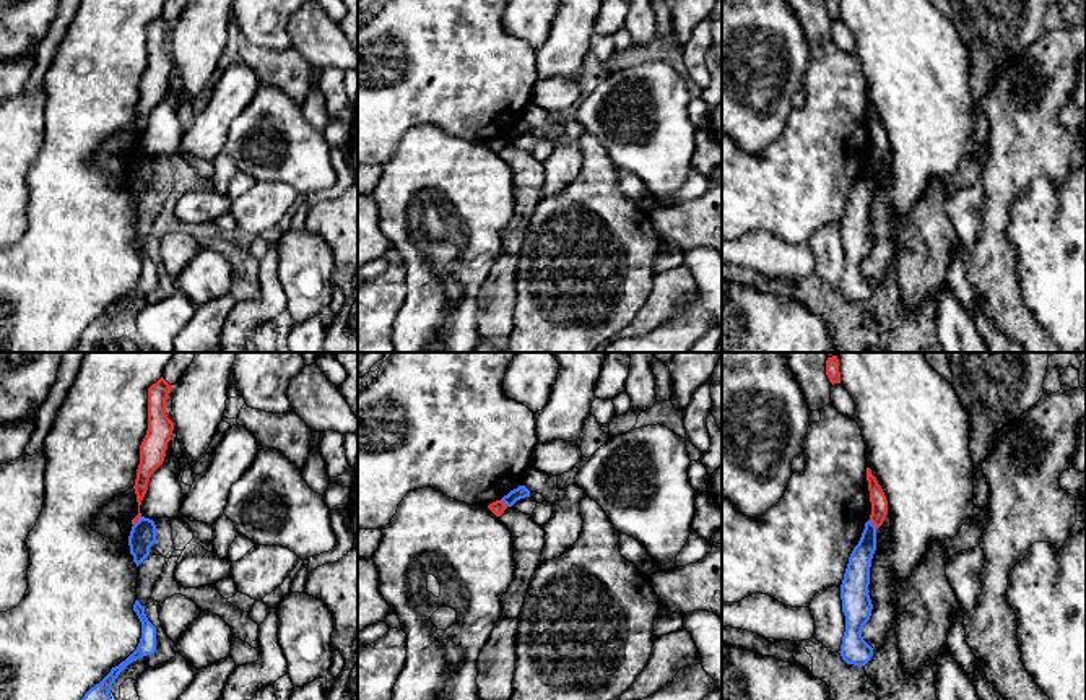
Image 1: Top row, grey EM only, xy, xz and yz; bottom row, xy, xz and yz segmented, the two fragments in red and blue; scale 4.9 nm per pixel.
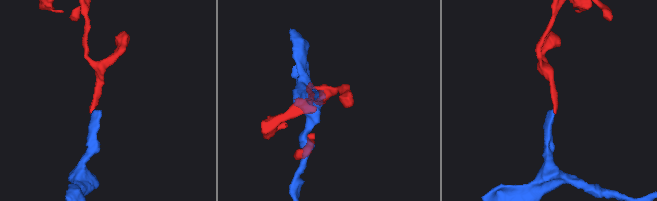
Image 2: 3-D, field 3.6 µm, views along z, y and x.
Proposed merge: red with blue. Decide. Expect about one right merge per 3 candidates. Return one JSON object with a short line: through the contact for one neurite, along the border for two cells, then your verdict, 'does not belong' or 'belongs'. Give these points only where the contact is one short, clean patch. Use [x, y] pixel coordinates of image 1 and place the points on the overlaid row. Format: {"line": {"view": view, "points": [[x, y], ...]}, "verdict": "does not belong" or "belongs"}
{"line": {"view": "xy", "points": [[140, 515], [134, 525]]}, "verdict": "does not belong"}

